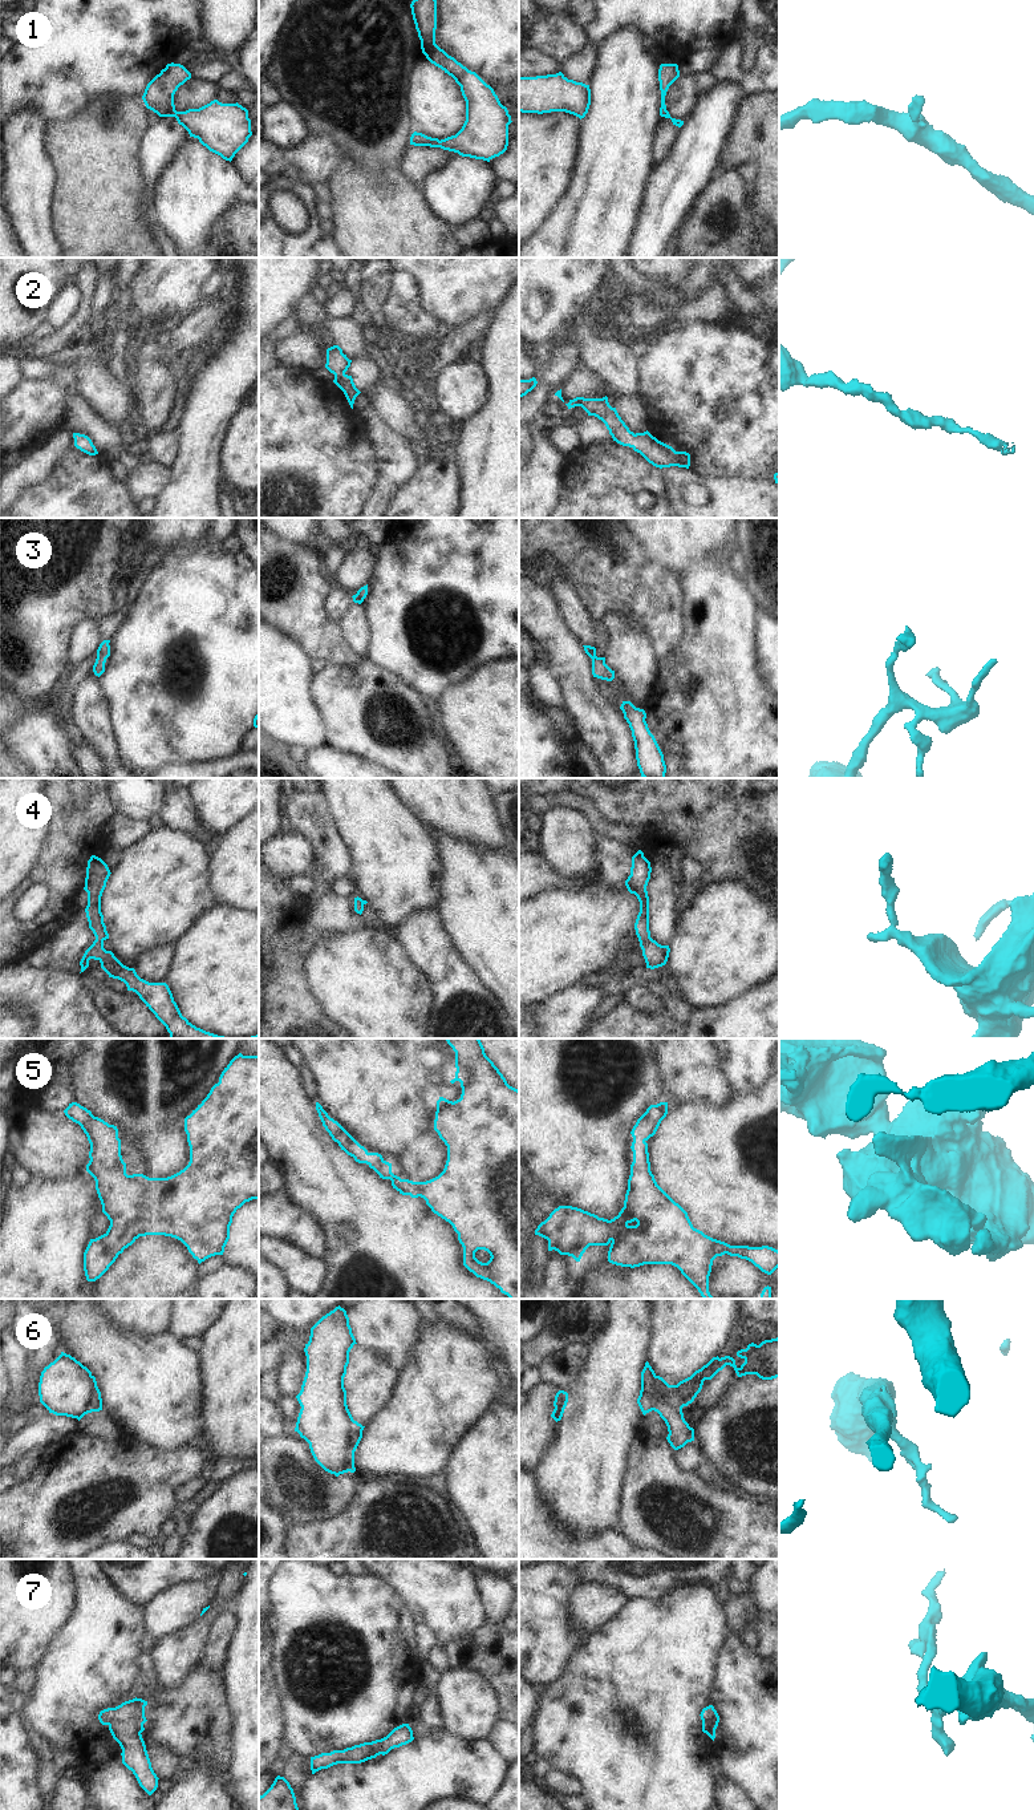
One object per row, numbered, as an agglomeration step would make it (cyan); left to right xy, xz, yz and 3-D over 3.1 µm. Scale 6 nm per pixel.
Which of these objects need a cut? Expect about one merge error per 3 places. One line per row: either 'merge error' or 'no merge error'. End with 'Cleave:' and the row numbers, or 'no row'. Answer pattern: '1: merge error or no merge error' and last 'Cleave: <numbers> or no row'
1: no merge error
2: no merge error
3: no merge error
4: no merge error
5: no merge error
6: merge error
7: no merge error
Cleave: 6

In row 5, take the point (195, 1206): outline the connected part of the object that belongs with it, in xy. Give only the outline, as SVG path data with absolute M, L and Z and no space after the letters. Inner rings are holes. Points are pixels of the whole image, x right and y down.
M239 1053L224 1068L207 1097L185 1118L185 1131L190 1146L190 1162L179 1173L167 1178L149 1178L143 1174L126 1174L126 1163L121 1155L118 1129L94 1117L90 1110L77 1102L69 1104L65 1115L78 1123L90 1143L86 1171L96 1181L96 1190L102 1212L110 1220L108 1231L90 1239L84 1252L84 1271L88 1281L100 1279L125 1248L139 1236L165 1235L181 1240L200 1264L206 1259L223 1255L230 1239L230 1226L238 1208L246 1202L259 1199L259 1056Z

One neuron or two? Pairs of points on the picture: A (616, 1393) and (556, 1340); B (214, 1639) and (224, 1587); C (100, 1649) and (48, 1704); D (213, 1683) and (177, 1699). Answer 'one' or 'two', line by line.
A: two
B: two
C: one
D: one

